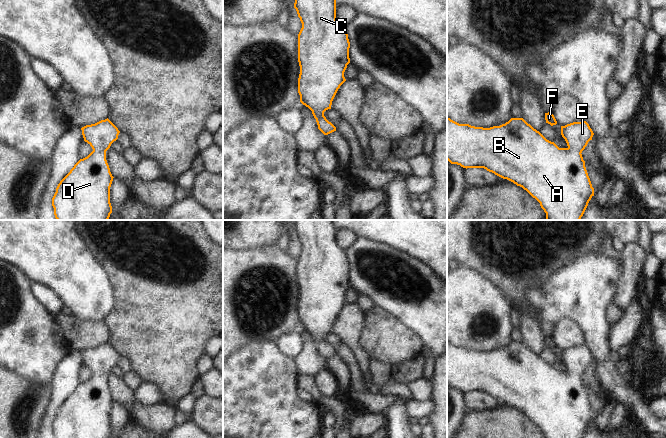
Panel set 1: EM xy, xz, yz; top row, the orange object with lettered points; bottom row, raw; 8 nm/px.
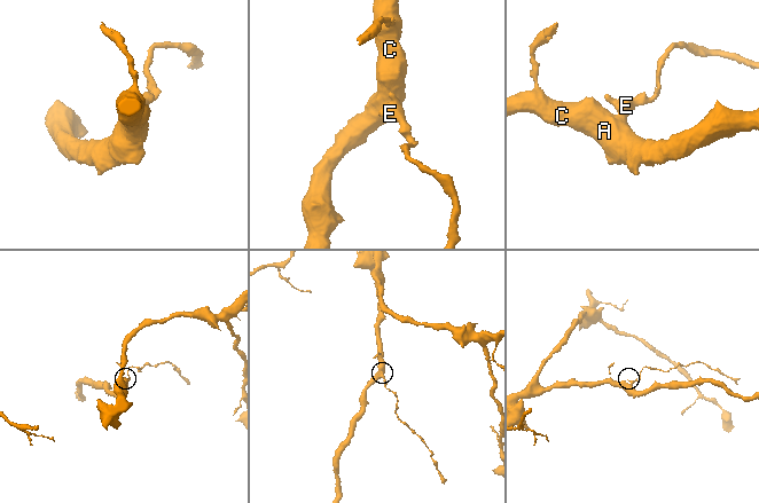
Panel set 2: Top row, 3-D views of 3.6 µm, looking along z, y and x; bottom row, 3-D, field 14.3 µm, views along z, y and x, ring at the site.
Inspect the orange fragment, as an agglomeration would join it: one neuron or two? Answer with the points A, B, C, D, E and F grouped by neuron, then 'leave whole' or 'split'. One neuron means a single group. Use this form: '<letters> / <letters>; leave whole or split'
A B C D E F; leave whole

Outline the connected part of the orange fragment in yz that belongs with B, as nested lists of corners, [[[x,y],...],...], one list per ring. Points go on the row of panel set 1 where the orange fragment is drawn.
[[[447,117],[447,160],[466,169],[484,168],[522,187],[540,203],[546,213],[546,220],[580,220],[594,196],[594,188],[581,154],[594,133],[589,124],[583,121],[561,126],[561,135],[567,143],[567,148],[559,148],[554,142],[547,140],[523,118],[511,118],[500,126],[483,128],[459,124]]]

